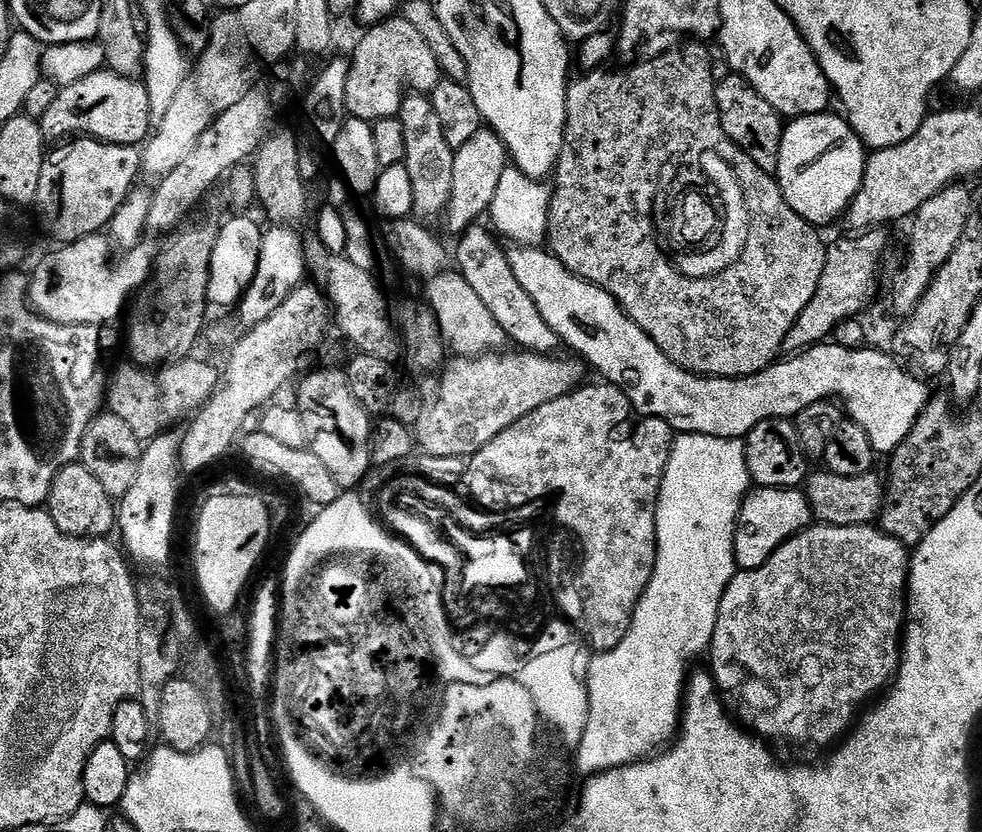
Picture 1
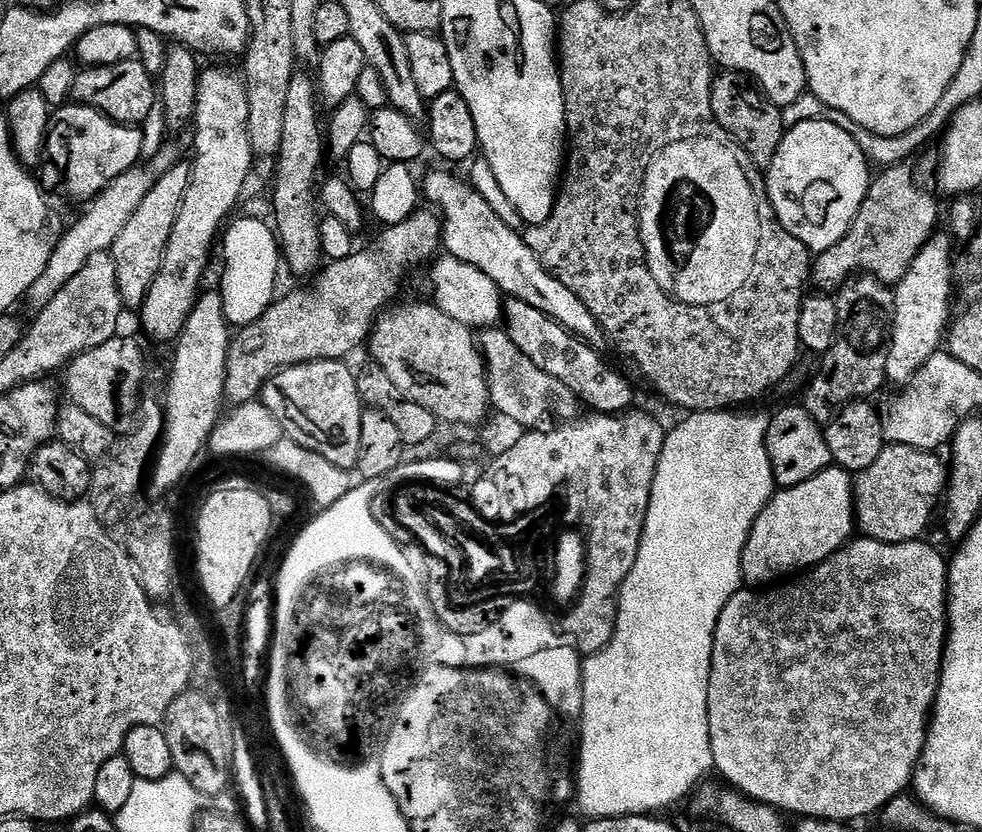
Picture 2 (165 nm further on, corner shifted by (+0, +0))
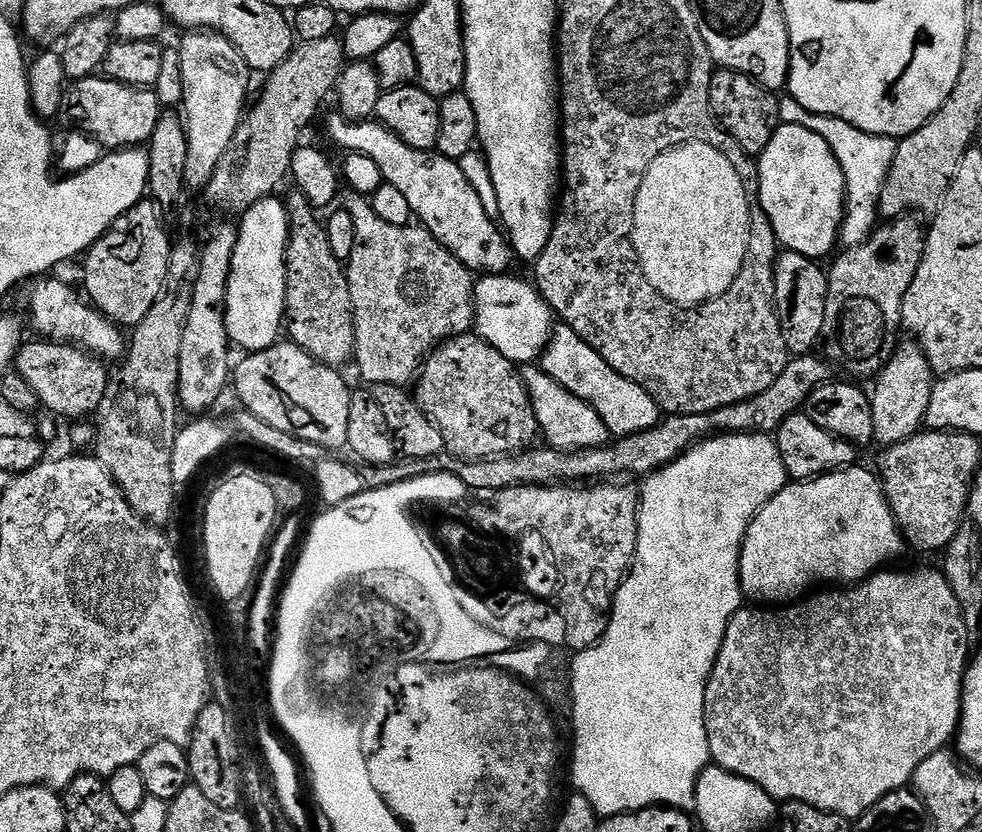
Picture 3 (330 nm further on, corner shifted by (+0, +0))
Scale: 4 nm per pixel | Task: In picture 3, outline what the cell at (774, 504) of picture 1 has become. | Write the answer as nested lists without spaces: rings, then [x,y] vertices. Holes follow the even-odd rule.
[[[860,467],[829,472],[814,480],[789,482],[755,516],[740,551],[740,588],[749,601],[759,602],[764,606],[787,606],[799,601],[805,593],[820,585],[859,584],[861,580],[867,580],[869,576],[891,565],[888,563],[900,551],[905,551],[906,541],[900,535],[900,528],[890,510],[888,499],[884,496],[883,483],[875,471],[867,472]]]

